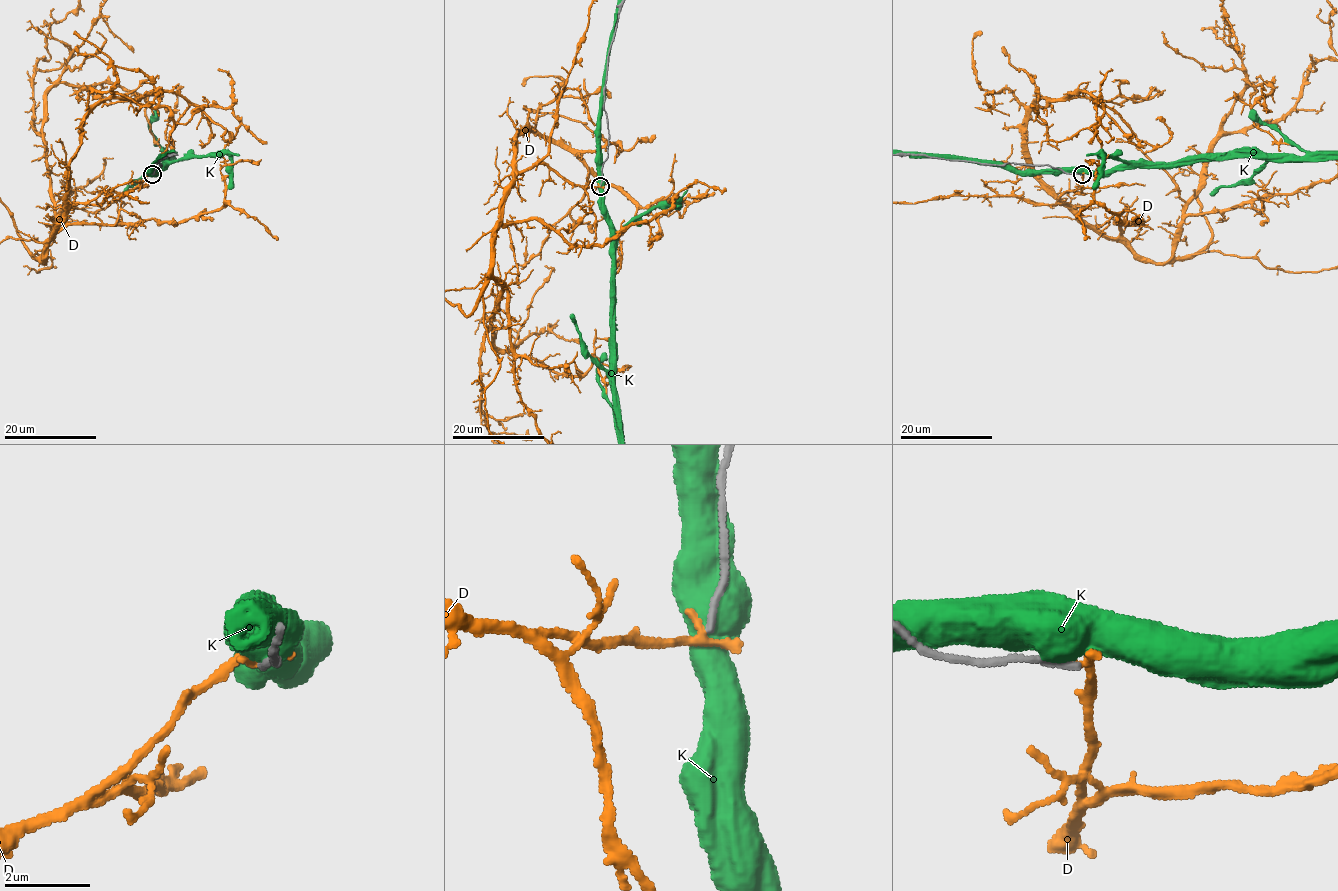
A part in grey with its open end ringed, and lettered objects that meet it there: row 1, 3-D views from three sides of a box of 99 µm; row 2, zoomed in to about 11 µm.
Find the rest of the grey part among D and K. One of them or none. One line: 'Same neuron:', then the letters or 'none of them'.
Same neuron: none of them

